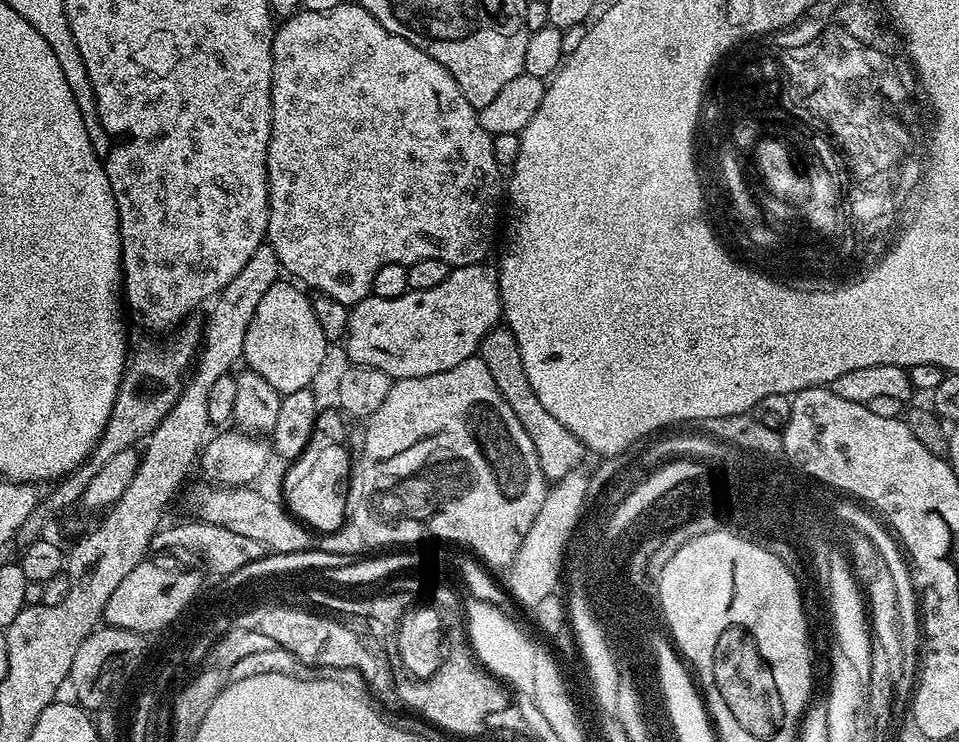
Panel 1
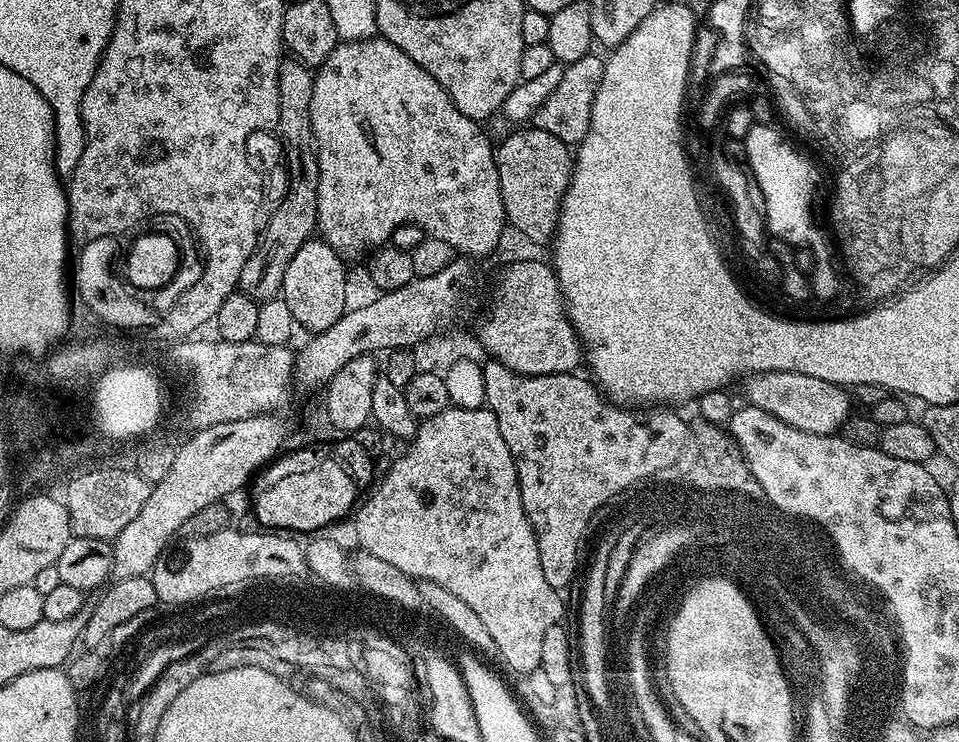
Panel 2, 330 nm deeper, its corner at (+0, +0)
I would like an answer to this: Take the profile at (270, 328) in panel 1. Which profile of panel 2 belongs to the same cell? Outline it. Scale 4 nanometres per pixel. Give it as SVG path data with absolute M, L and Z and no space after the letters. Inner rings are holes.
M322 238L308 240L302 250L298 250L294 258L290 258L290 266L286 266L282 297L301 329L309 328L309 333L315 334L334 326L334 322L344 316L349 304L348 276L344 273L343 263L345 261L340 253Z

